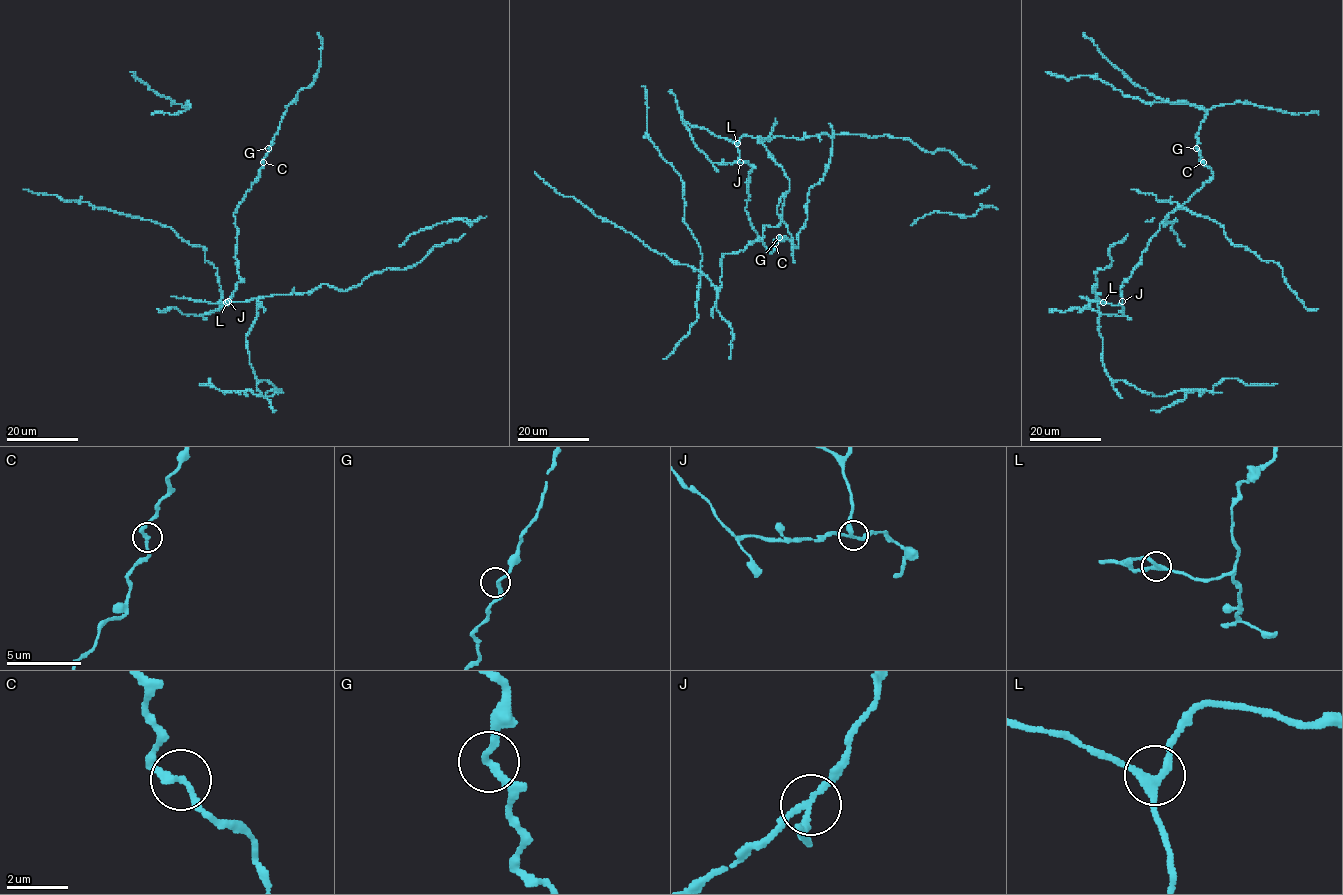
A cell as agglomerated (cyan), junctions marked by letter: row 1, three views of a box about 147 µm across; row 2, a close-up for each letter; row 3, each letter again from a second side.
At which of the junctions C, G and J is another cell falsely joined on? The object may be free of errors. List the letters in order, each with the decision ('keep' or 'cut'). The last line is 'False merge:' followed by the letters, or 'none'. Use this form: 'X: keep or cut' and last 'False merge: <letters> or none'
C: keep
G: keep
J: cut
False merge: J

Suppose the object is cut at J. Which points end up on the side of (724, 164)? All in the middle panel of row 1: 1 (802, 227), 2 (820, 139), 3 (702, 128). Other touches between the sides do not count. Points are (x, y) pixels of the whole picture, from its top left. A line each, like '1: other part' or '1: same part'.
1: same part
2: other part
3: other part

